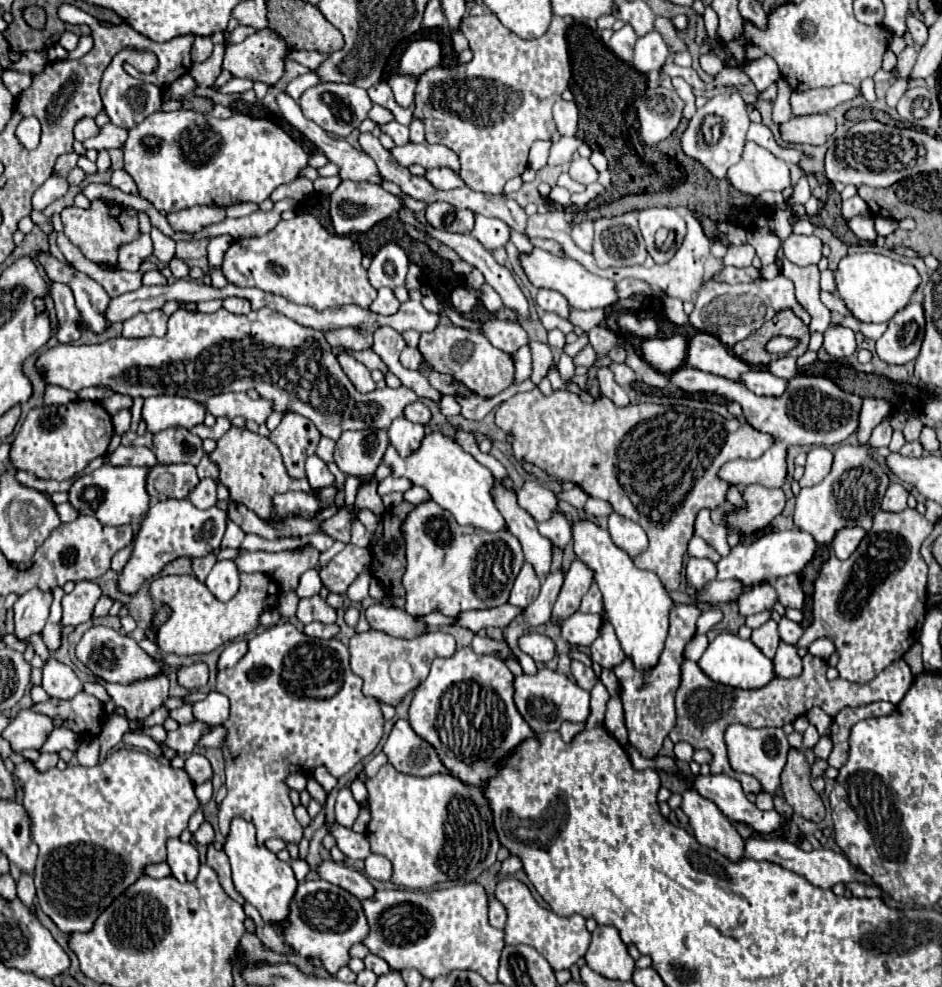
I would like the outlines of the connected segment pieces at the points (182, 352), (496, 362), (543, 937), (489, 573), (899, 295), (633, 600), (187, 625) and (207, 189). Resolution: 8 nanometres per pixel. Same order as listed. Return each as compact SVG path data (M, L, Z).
M179 308L175 314L169 316L167 334L163 338L113 338L99 344L59 344L55 348L45 350L37 358L35 368L41 372L45 382L57 384L73 392L91 386L105 386L111 388L115 394L119 392L131 398L173 394L201 402L213 394L247 392L249 388L253 388L259 392L261 398L273 402L275 412L301 414L309 418L317 426L317 430L331 440L339 440L343 430L389 428L389 424L403 414L401 408L417 400L417 394L405 386L377 388L369 394L361 394L357 388L353 388L351 380L339 366L321 330L301 326L295 320L289 320L287 316L281 316L279 312L273 312L269 308L251 310L249 314L233 314L225 308L219 308L213 314L189 312L185 308Z
M445 312L439 314L439 324L435 330L421 334L419 352L435 372L453 376L457 382L463 382L471 392L481 396L497 396L515 382L513 358L489 344L483 334L455 326Z
M513 876L499 880L495 896L507 908L507 924L503 928L507 944L533 946L537 952L541 952L549 960L553 970L565 970L565 968L573 966L581 956L587 954L589 944L591 944L591 934L585 926L583 916L561 918L555 912L541 908L535 902L535 898L531 896L529 888L523 882L515 880Z
M433 500L417 504L401 524L405 538L407 568L403 588L407 590L405 610L413 616L441 612L455 616L461 610L495 608L507 602L513 580L521 570L525 556L521 542L509 532L487 532L473 526L459 526L451 512L445 512Z
M851 254L845 256L835 270L837 294L843 298L851 314L861 322L887 322L907 306L915 288L921 284L919 272L911 264L897 262L885 254Z
M585 518L569 522L573 530L575 554L595 572L595 582L599 584L599 590L603 594L605 614L615 628L623 652L633 660L635 668L651 668L653 664L657 664L661 648L665 644L669 628L669 608L673 606L659 576L649 570L639 570L633 560L613 544L609 532L595 522Z
M243 572L239 592L231 600L221 602L195 576L157 576L149 582L149 596L171 608L169 618L157 630L157 646L161 652L193 656L207 654L217 646L255 630L259 624L259 614L277 604L279 586L267 574Z
M183 108L181 110L173 110L173 112L163 112L163 110L153 112L141 124L137 124L135 128L129 130L129 136L127 136L127 142L125 142L125 170L133 176L137 188L139 188L139 194L145 200L149 200L159 212L177 212L177 210L193 208L193 206L201 206L201 204L221 206L221 208L227 208L227 206L233 206L233 204L241 204L241 202L261 204L263 200L267 200L271 196L271 192L277 186L289 184L291 180L295 180L299 176L299 170L307 166L307 158L309 156L303 152L303 148L285 130L281 130L277 124L273 124L267 118L251 118L247 114L233 114L229 120L219 120L219 118L213 118L211 114L201 114L201 112L195 112L195 110L183 110Z

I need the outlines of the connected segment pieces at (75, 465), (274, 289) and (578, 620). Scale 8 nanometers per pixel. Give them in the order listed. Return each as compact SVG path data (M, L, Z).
M75 400L67 406L37 406L31 408L11 444L11 464L17 470L27 470L43 480L71 480L83 472L91 460L101 456L113 436L113 424L107 410L91 400Z
M299 214L293 220L281 220L275 230L261 238L233 240L221 270L235 286L259 288L317 310L343 304L369 308L377 290L369 284L361 260L363 254L351 236L333 236L315 216Z
M575 612L561 622L561 636L573 646L591 646L601 628L601 614Z

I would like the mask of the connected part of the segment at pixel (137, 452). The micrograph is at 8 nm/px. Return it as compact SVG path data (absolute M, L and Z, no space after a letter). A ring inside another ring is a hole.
M119 446L111 456L113 466L147 466L153 468L157 464L157 456L151 448L145 446Z

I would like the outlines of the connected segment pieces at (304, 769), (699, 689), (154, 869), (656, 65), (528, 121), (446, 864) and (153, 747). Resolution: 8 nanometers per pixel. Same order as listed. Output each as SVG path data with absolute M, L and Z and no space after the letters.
M291 622L275 624L249 640L247 654L233 666L219 670L217 692L229 696L231 714L225 722L227 740L223 752L227 756L227 796L219 806L219 828L225 834L233 816L243 816L257 828L257 842L281 838L299 844L303 826L293 814L285 776L293 772L309 774L315 766L325 764L335 778L347 774L357 762L369 756L383 736L383 714L373 696L361 692L363 680L351 672L349 650L337 638L321 640L299 632Z
M805 654L803 658L803 674L799 678L779 678L775 676L767 686L757 688L757 690L741 690L741 688L731 688L719 682L713 682L699 666L697 662L685 660L681 666L681 686L675 696L675 708L677 708L677 724L671 730L669 738L673 742L689 742L695 750L705 748L713 754L711 760L711 774L727 774L735 780L741 782L743 792L749 794L759 794L763 788L757 778L739 774L731 768L729 758L727 758L727 746L723 740L725 728L729 724L745 724L751 728L763 728L763 726L785 726L787 722L795 722L797 718L805 716L813 706L823 708L831 718L839 714L841 708L845 706L865 706L877 700L887 700L891 704L899 704L905 692L913 684L913 674L905 660L897 660L891 666L887 666L883 672L879 672L867 686L857 686L847 680L833 680L829 682L825 678L827 664L823 658Z
M161 862L161 864L149 864L149 866L145 868L145 874L151 876L151 878L165 878L165 876L169 876L171 872L169 872L167 862Z
M651 30L649 34L645 34L637 40L633 66L643 74L651 72L651 70L659 70L665 64L667 56L669 56L669 48L667 48L663 36L657 30Z
M485 10L483 16L467 16L461 22L461 32L467 32L473 60L453 68L429 68L421 74L413 98L413 116L425 122L425 136L429 144L443 144L455 150L461 158L463 182L477 192L501 194L509 178L523 174L527 168L527 154L535 140L549 140L555 132L551 106L561 98L571 80L571 62L567 50L567 24L553 16L549 30L541 38L523 40L505 28L497 16Z
M385 764L375 778L365 778L360 771L358 778L369 790L369 812L371 822L367 826L367 838L373 854L381 854L393 864L393 882L411 890L429 890L431 886L447 880L475 882L489 866L495 864L497 850L501 848L495 828L493 814L489 812L489 804L481 792L481 788L465 784L449 774L437 776L409 776L397 772L391 764Z
M127 732L127 734L123 736L123 742L129 744L129 746L133 746L133 748L147 748L147 750L153 752L155 756L161 756L161 750L159 750L159 746L155 744L155 740L151 740L151 738L145 736L145 734Z

